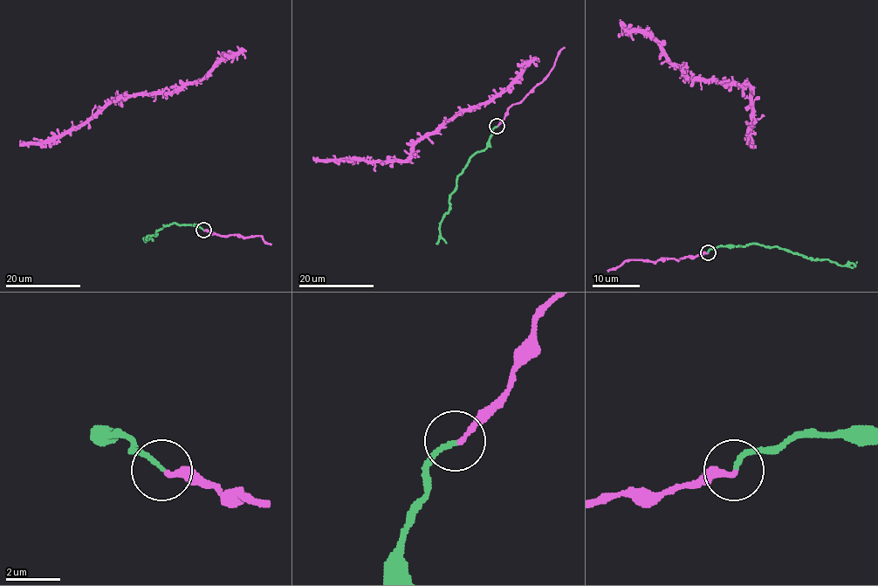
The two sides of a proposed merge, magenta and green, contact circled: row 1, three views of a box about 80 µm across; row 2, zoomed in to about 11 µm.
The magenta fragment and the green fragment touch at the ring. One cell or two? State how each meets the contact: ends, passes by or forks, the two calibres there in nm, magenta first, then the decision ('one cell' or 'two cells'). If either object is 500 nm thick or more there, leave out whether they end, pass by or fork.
magenta ends there; green ends there; 200 nm thick on the magenta side, 160 nm on the other; one cell

